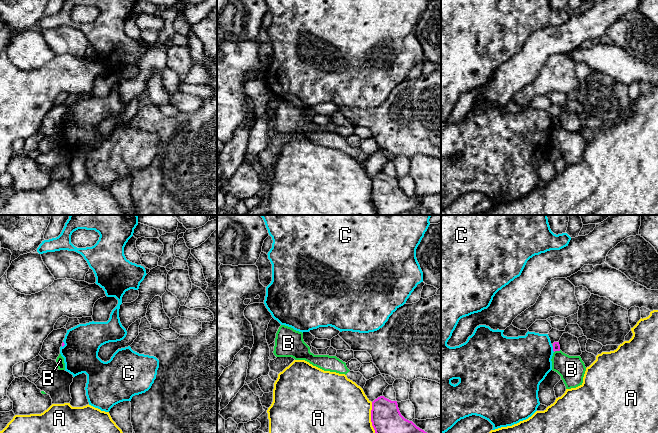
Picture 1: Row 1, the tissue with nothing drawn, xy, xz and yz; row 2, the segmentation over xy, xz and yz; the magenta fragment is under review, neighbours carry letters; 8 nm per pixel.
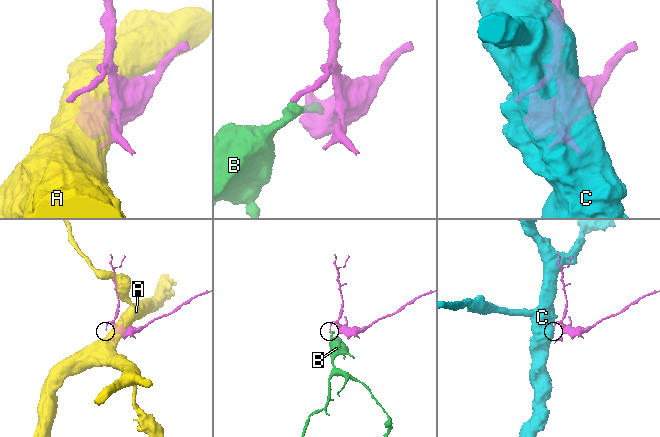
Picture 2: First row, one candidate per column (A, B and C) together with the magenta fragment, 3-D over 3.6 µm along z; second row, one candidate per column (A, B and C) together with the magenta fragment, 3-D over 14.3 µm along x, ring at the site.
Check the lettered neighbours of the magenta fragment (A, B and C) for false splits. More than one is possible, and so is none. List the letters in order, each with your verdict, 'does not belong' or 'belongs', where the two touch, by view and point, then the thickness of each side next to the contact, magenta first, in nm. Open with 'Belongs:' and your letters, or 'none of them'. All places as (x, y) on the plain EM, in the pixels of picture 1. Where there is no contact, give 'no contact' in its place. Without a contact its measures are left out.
Belongs: none of them
A: does not belong | xz (371, 196) | 320/500 nm
B: does not belong | yz (557, 126) | 60/200 nm
C: does not belong | yz (553, 125) | 60/400 nm

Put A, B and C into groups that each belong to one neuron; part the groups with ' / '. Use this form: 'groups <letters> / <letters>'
groups A / B / C

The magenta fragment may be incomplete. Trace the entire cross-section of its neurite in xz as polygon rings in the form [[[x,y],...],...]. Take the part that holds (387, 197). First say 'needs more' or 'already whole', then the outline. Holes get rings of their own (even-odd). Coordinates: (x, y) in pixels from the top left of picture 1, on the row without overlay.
already whole; [[[384,172],[372,178],[371,198],[377,215],[433,215],[401,191],[397,177]]]

